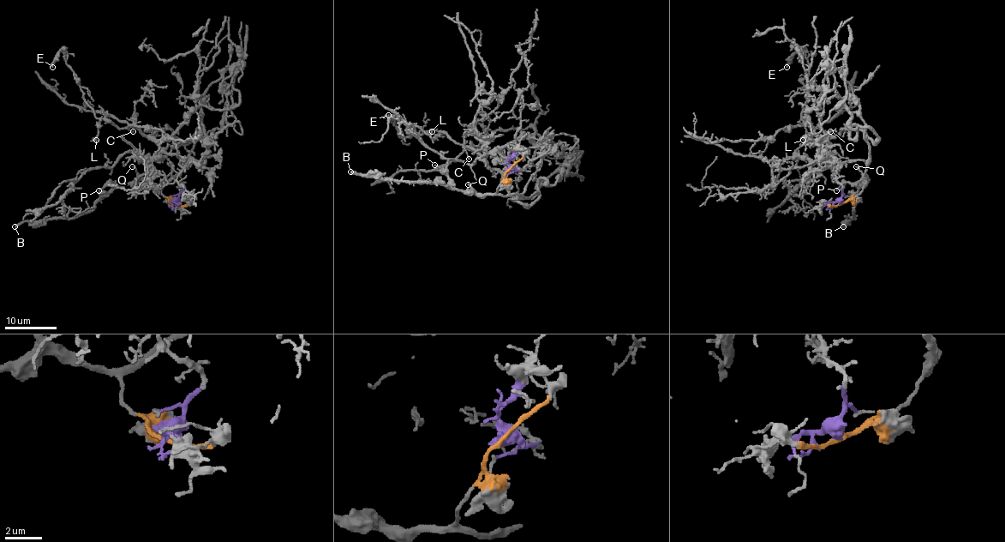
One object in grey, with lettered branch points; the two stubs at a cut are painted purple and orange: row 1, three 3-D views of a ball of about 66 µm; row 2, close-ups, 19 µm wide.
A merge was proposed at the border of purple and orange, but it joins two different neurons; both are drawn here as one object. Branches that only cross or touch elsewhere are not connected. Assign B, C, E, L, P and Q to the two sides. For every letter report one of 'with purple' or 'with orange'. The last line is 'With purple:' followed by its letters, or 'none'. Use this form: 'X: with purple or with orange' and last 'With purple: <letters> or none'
B: with orange
C: with purple
E: with purple
L: with purple
P: with orange
Q: with orange
With purple: C, E, L

